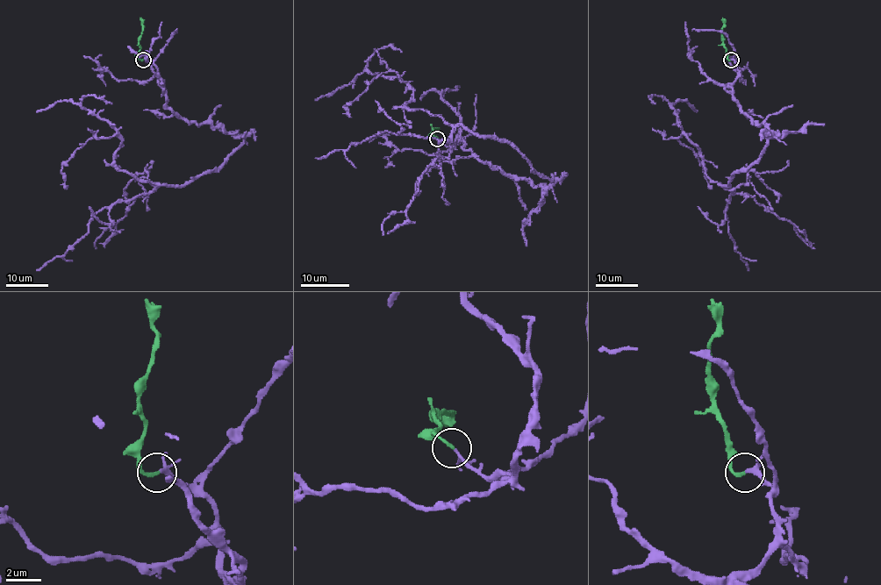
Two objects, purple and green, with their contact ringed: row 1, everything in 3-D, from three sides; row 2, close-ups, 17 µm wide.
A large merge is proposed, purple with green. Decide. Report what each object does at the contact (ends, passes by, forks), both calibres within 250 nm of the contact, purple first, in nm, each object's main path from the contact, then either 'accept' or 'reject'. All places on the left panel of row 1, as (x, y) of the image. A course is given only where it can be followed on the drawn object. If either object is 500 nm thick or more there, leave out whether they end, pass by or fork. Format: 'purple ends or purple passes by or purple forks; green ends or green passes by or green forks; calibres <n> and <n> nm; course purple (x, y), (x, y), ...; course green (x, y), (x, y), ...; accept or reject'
purple forks; green ends; calibres 120 and 180 nm; course purple (143, 60), (181, 118), (243, 142), (164, 185), (118, 167), (117, 134), (89, 139), (62, 166), (67, 189); course green (143, 60), (139, 58), (139, 37), (142, 32), (140, 17); accept

